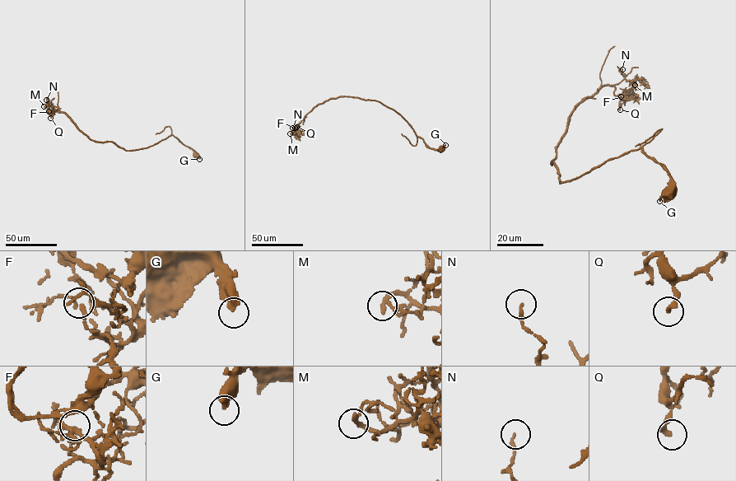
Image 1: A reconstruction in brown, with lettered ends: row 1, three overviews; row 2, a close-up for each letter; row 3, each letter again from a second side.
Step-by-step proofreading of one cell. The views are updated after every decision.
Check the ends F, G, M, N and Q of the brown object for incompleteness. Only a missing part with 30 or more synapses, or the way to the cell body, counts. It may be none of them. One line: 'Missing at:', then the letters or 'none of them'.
Missing at: M, Q

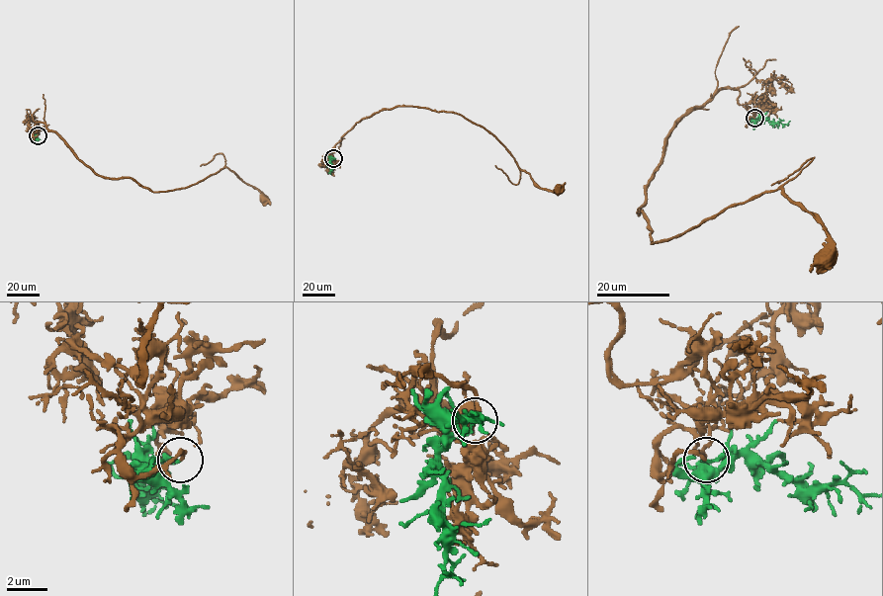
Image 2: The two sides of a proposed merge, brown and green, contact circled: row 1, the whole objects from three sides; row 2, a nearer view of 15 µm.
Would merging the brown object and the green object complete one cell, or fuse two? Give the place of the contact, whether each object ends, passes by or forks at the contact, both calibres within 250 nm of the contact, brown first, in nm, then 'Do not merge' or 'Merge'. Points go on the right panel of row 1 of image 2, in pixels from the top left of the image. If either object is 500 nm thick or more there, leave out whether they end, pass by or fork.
Place: (754, 118). At the ring brown ends. At the ring green passes by. Thickness 160 nm (brown) against 80 nm. Merge

